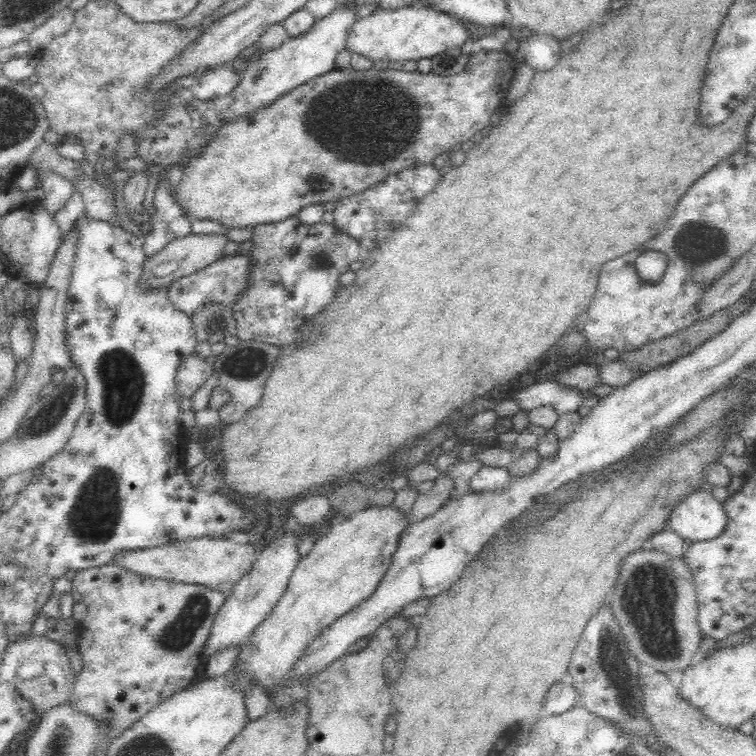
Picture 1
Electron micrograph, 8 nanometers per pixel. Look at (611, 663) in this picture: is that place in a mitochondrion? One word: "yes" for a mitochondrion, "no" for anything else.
yes

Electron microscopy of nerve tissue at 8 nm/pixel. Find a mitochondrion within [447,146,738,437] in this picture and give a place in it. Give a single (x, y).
(698, 244)

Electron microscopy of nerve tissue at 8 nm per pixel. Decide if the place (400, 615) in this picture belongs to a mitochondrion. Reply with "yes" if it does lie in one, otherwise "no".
no

